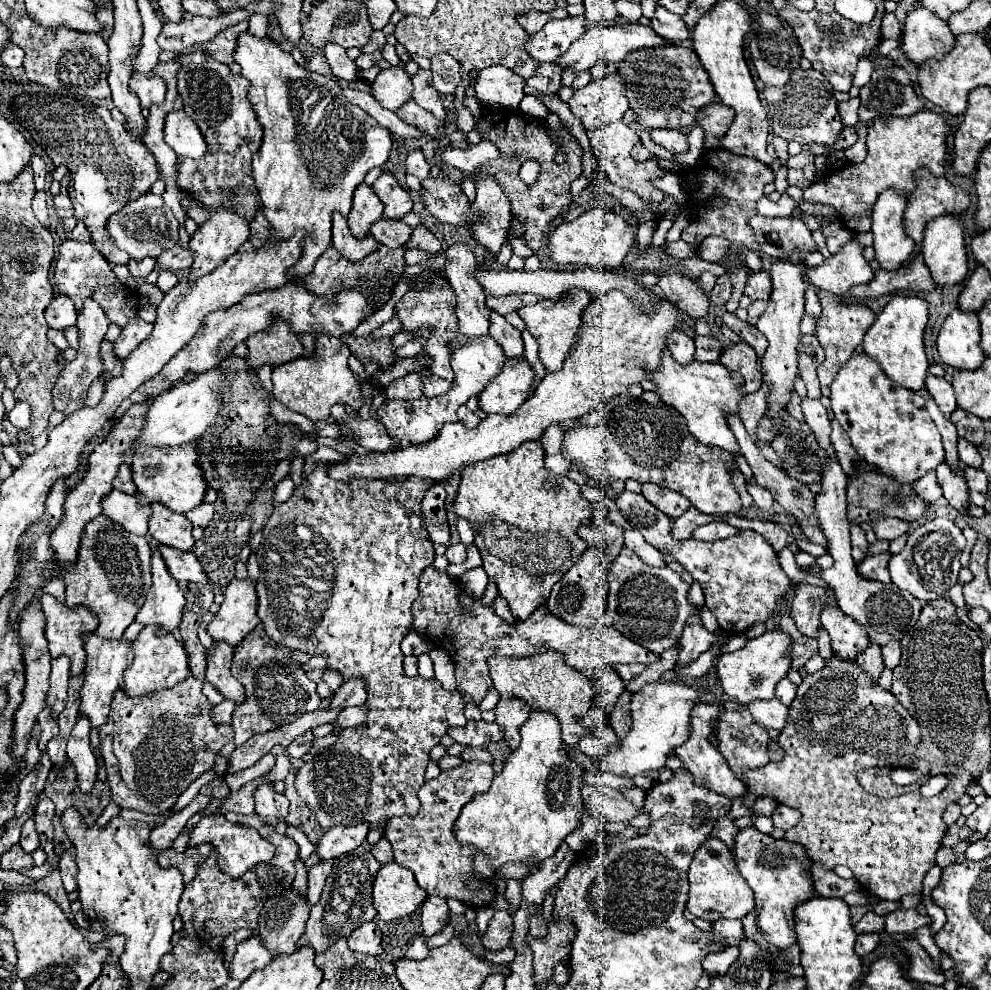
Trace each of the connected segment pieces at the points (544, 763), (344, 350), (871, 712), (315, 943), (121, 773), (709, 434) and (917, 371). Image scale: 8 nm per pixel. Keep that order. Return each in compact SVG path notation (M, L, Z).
M531 710L529 720L521 728L521 744L509 752L509 758L503 764L503 770L495 774L491 788L483 794L477 794L459 814L455 822L455 834L461 844L473 844L481 852L491 856L491 868L497 870L505 862L529 860L541 864L545 858L553 856L555 850L563 844L563 838L581 826L585 814L585 800L581 800L581 786L585 768L581 768L569 756L569 746L561 740L561 726L557 716L541 710Z
M315 334L315 338L315 354L301 356L297 360L273 368L273 396L289 410L299 412L313 422L329 418L329 408L337 402L345 406L349 404L359 410L363 406L359 392L361 380L355 378L347 366L347 360L351 356L349 346L343 340L333 338L329 334Z
M831 656L831 660L825 662L819 672L807 674L797 686L797 696L789 706L789 718L781 730L785 758L781 762L769 763L765 768L751 770L745 778L755 796L777 798L781 804L797 808L803 814L803 834L785 834L785 840L803 844L809 858L823 868L833 870L835 866L847 866L869 894L881 900L899 900L905 894L923 892L923 878L935 864L935 854L947 830L943 812L947 804L957 802L973 782L971 772L951 766L949 786L933 798L925 798L920 792L879 798L863 790L857 780L859 772L867 768L909 766L913 760L917 760L915 750L919 744L919 724L909 716L909 712L905 712L905 706L893 696L893 692L881 688L879 682L869 680L869 676L857 668L855 660L837 660L837 656Z
M359 846L351 854L347 852L345 856L339 856L337 860L333 860L333 872L329 874L325 882L321 900L311 906L311 916L307 920L305 934L301 936L297 946L311 944L315 952L319 954L327 946L331 946L339 936L349 936L359 924L373 920L377 912L371 904L371 888L379 868L381 868L379 860L365 846Z
M193 676L179 682L171 689L163 689L147 696L125 696L123 690L115 692L107 722L99 728L99 750L107 764L107 780L111 786L111 798L121 808L135 808L149 814L163 814L175 806L177 798L189 788L189 784L213 768L217 752L233 740L231 724L215 724L211 718L213 704L201 692L201 682Z
M669 352L663 354L663 364L659 370L653 372L653 382L657 386L657 394L665 404L673 406L683 418L687 420L689 432L707 446L717 446L727 450L733 456L741 456L741 450L737 448L735 436L729 432L729 424L725 424L725 412L737 412L739 416L739 404L747 396L743 392L745 384L741 384L741 376L737 372L729 372L721 362L691 362L687 366L677 364Z
M893 296L885 304L881 314L875 318L875 322L871 324L871 328L867 330L867 334L863 338L863 350L881 364L885 374L893 382L897 382L909 390L915 390L915 392L919 392L923 388L925 374L929 368L925 346L923 346L927 318L929 318L927 300L917 298L917 296Z

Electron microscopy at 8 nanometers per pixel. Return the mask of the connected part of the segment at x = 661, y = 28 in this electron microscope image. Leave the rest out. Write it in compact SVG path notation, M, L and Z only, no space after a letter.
M657 6L655 10L655 16L651 20L651 28L659 34L659 36L665 36L669 40L673 40L675 44L679 44L679 40L687 40L689 38L689 30L687 30L687 24L675 16L675 14L669 14L665 8Z

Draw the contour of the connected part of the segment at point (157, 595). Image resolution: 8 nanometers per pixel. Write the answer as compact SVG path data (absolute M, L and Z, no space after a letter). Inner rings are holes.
M157 548L153 550L151 556L151 574L153 574L153 584L135 620L141 622L143 626L159 624L161 634L165 634L179 626L185 598L181 588L177 586L177 580L167 572L165 562L161 560L161 552L157 552Z

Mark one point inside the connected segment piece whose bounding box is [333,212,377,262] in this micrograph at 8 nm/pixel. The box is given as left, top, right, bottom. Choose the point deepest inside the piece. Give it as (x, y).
(353, 249)

